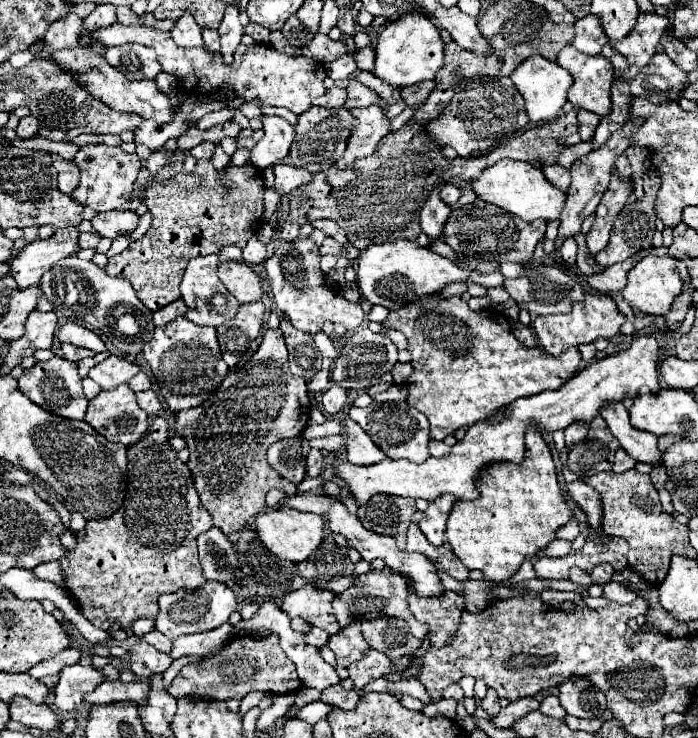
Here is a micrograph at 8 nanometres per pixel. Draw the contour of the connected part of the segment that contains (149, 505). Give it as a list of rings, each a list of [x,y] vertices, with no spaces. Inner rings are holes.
[[[154,417],[142,441],[128,447],[128,491],[122,507],[106,519],[90,519],[82,531],[76,531],[76,547],[62,559],[66,587],[80,603],[82,615],[96,627],[110,631],[112,625],[120,629],[130,627],[140,617],[156,619],[158,597],[176,593],[178,589],[198,589],[206,583],[200,573],[196,537],[212,527],[212,517],[202,507],[186,463],[178,461],[176,451],[168,443],[164,417]]]

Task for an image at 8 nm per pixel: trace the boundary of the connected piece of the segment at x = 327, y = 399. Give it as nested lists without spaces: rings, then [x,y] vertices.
[[[334,383],[328,391],[322,393],[322,407],[330,415],[340,413],[346,407],[346,403],[348,403],[348,389],[340,387],[338,383]]]

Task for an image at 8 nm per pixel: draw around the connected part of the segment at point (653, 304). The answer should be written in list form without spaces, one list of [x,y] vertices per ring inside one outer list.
[[[670,255],[664,257],[644,257],[640,263],[636,263],[630,271],[628,271],[628,283],[622,291],[624,299],[634,307],[638,307],[638,311],[642,313],[652,313],[652,315],[666,315],[670,311],[670,305],[674,301],[674,297],[682,291],[682,279],[678,273],[678,261]]]

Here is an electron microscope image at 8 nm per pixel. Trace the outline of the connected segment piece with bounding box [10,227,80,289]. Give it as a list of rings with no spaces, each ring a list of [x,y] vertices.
[[[76,227],[56,229],[50,239],[36,239],[28,243],[10,263],[10,275],[16,279],[20,289],[36,285],[40,275],[52,265],[68,255],[78,251],[78,235]]]

